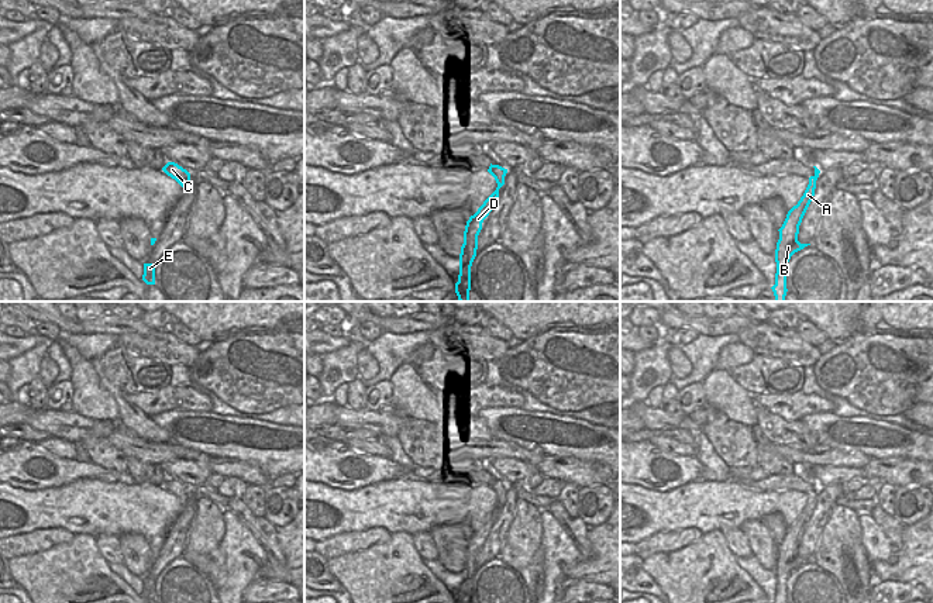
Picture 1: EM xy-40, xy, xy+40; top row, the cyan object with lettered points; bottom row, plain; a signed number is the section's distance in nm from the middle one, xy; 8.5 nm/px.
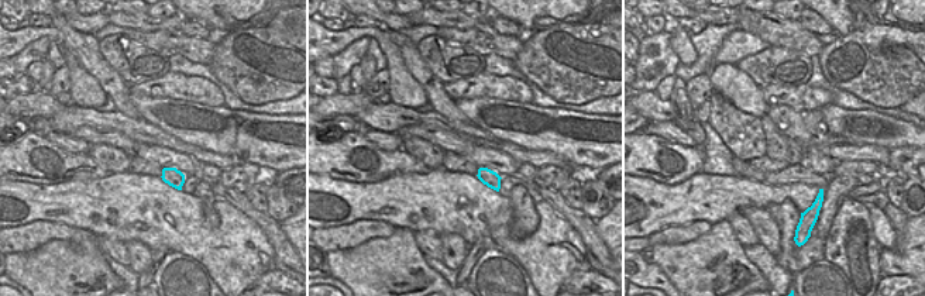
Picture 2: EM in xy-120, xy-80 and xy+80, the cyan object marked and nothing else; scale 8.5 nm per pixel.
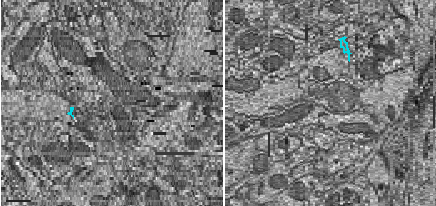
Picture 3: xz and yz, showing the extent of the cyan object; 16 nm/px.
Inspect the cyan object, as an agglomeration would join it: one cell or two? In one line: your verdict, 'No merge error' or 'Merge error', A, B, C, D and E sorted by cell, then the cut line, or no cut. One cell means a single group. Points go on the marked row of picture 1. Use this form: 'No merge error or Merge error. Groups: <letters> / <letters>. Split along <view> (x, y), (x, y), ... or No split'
No merge error. Groups: A B C D E. No split.

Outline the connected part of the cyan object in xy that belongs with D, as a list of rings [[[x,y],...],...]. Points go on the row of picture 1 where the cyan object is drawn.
[[[492,165],[488,172],[495,178],[498,187],[496,190],[483,201],[478,211],[469,217],[464,231],[464,244],[459,254],[459,275],[458,282],[455,283],[455,293],[459,302],[469,302],[471,290],[471,266],[476,256],[478,249],[478,235],[482,230],[483,220],[492,211],[495,201],[499,197],[499,189],[505,185],[505,176],[507,169]]]

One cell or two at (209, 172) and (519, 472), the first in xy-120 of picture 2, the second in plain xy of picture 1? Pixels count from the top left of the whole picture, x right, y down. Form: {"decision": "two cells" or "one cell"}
{"decision": "two cells"}

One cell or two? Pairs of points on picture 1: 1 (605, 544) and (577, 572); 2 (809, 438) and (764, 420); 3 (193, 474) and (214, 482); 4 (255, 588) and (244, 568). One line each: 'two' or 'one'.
1: one
2: one
3: two
4: two

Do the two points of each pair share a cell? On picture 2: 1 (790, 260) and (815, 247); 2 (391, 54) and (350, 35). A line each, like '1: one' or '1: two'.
1: one
2: one

